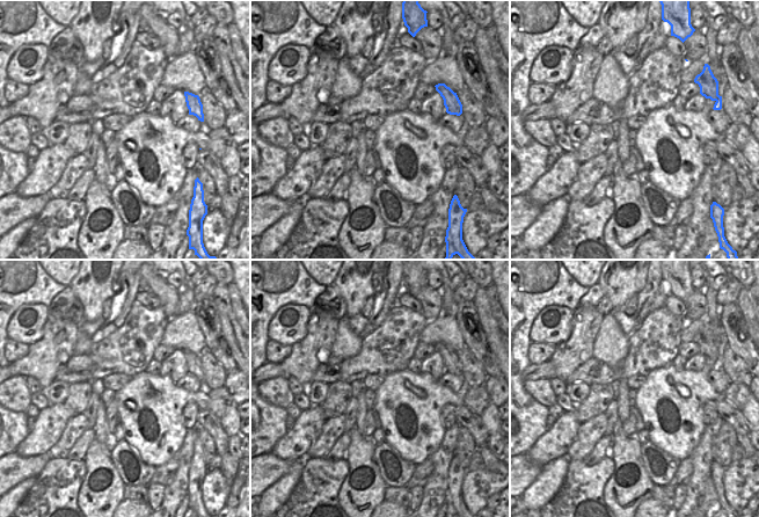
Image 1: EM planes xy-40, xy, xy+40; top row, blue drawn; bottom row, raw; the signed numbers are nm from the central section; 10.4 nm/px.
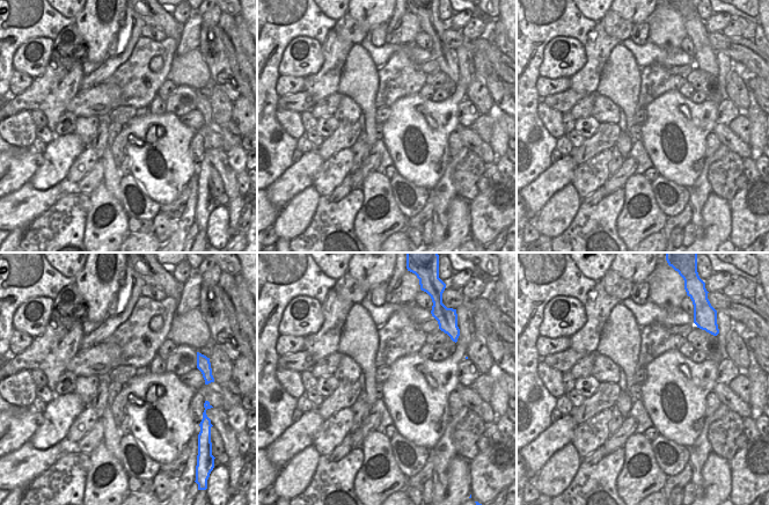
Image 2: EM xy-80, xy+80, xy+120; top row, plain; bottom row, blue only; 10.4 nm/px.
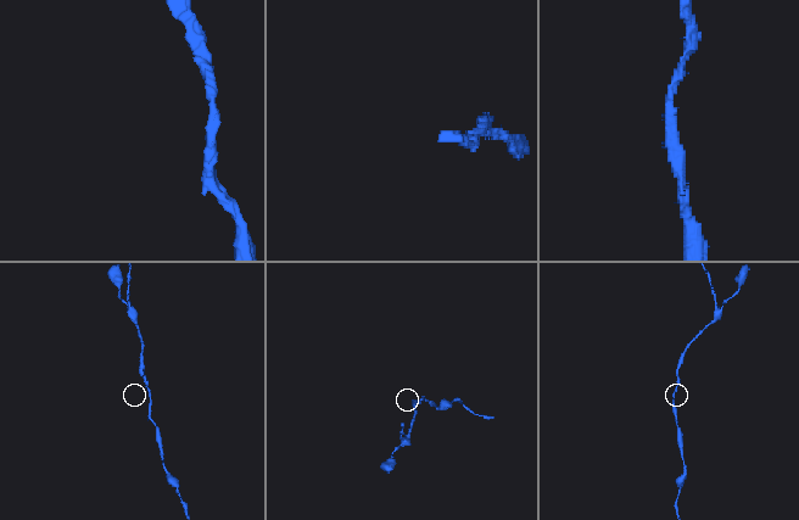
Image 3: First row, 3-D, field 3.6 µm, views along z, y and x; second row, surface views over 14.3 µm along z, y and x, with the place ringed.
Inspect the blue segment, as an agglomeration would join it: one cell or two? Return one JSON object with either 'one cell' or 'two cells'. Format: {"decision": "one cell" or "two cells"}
{"decision": "one cell"}

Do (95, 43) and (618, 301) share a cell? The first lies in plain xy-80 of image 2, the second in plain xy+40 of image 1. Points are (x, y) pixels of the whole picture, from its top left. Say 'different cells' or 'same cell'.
same cell

